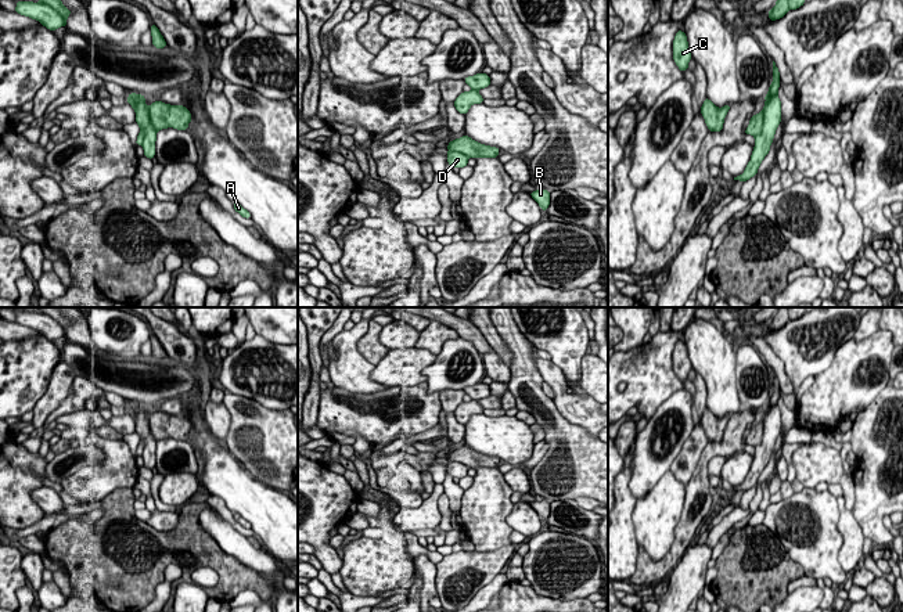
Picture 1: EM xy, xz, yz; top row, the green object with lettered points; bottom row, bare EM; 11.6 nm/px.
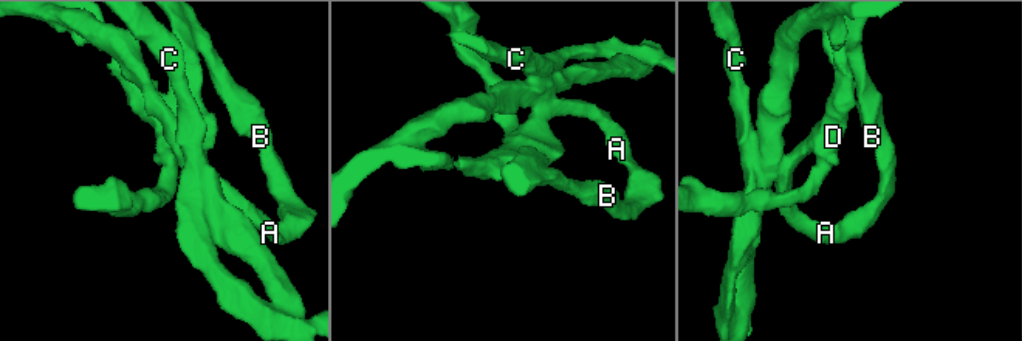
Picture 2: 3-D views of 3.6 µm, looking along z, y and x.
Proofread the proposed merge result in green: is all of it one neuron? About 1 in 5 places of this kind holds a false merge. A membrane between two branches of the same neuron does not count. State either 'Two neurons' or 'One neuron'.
One neuron

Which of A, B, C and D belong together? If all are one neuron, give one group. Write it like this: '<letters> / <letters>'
A B C D

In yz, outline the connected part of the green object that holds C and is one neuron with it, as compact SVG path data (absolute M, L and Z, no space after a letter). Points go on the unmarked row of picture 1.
M677 341L673 350L673 370L681 382L688 379L688 372L691 368L692 366L688 359L686 342Z

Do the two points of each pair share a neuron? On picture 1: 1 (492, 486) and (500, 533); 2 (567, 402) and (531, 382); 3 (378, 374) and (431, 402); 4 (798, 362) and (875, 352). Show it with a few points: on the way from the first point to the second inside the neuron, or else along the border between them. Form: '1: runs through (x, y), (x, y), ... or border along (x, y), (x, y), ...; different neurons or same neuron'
1: runs through (492, 497), (492, 522); same neuron
2: border along (531, 350), (535, 366), (544, 381); different neurons
3: border along (425, 381), (417, 385), (387, 388); different neurons
4: border along (852, 338), (835, 352), (833, 362), (815, 375); different neurons

